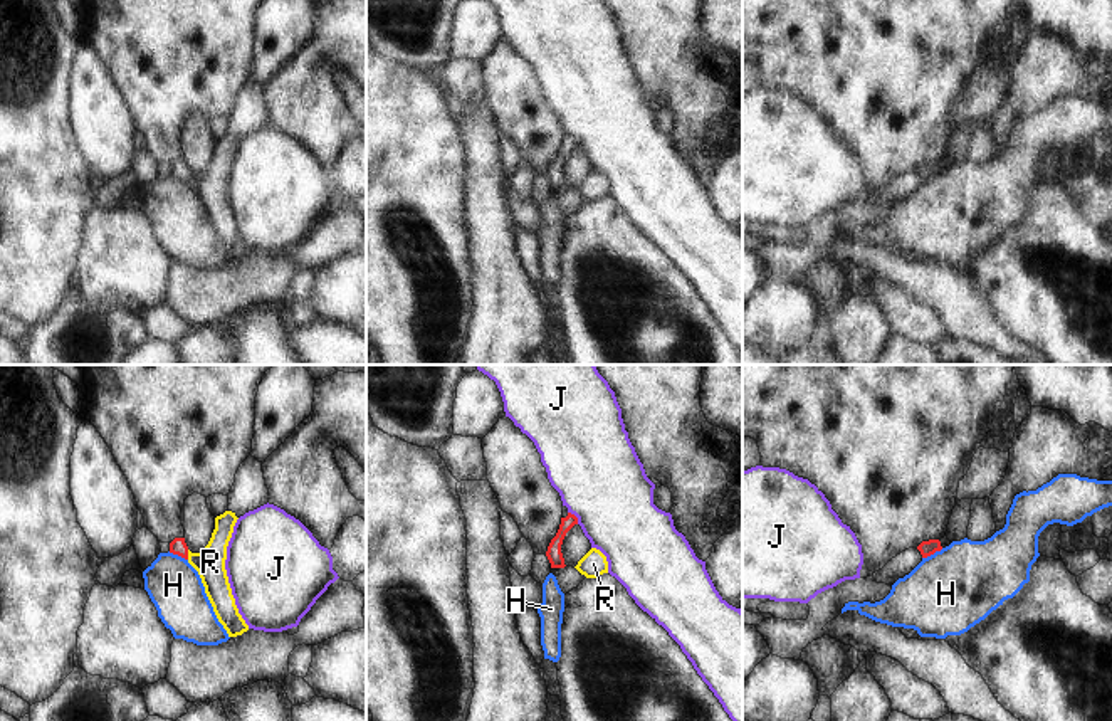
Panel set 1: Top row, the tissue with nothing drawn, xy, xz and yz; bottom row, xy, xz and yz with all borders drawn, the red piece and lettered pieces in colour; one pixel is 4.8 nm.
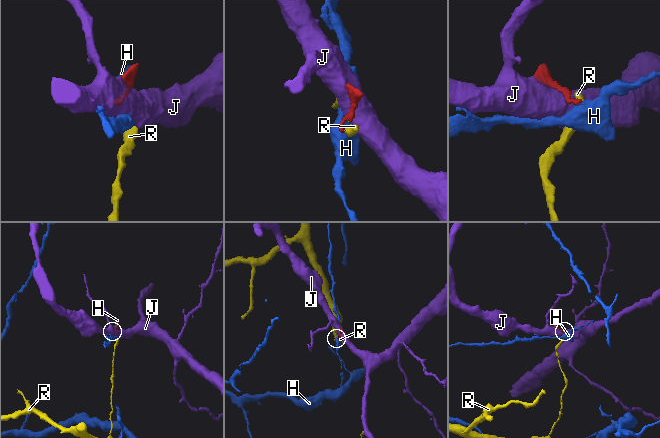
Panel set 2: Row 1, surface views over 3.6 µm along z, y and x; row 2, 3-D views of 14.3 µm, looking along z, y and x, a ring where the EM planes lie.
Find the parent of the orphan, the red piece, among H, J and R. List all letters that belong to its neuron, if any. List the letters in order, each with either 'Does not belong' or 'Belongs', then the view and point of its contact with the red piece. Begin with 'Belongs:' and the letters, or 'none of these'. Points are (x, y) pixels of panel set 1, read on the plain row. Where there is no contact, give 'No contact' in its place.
Belongs: R
H: Does not belong. Touches red at yz (933, 177)
J: Does not belong. Touches red at xz (575, 140)
R: Belongs. Touches red at xy (187, 178)

